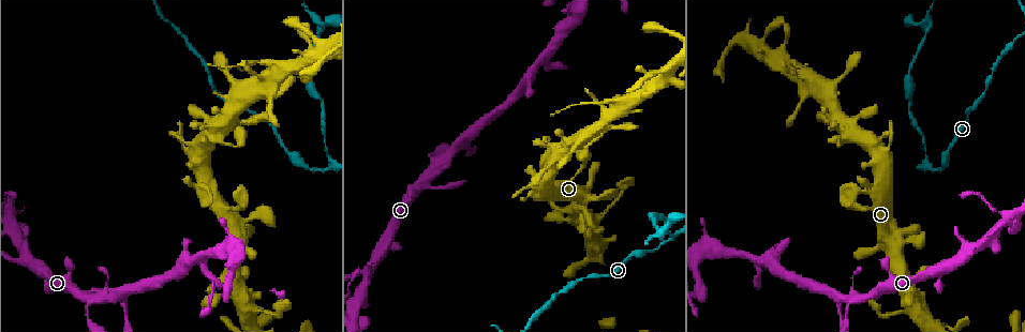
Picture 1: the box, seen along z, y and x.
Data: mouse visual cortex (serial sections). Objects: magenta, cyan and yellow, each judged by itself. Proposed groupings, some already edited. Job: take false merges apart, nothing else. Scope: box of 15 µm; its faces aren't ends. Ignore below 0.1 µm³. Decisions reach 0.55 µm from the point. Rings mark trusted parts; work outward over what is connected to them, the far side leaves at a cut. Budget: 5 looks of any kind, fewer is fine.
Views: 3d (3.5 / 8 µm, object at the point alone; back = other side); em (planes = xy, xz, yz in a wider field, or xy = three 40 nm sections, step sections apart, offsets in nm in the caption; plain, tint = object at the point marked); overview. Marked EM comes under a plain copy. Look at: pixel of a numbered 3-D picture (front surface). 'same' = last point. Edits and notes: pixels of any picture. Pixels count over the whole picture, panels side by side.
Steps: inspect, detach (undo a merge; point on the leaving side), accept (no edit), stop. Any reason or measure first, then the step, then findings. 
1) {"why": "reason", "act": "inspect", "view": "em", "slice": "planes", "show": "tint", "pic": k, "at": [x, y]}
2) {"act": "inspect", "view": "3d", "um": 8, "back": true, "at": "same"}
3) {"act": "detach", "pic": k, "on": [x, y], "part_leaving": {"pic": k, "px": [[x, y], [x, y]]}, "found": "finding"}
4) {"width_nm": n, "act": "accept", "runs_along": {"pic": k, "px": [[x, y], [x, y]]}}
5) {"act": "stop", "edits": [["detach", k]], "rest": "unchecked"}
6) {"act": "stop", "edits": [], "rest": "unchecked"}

{"why": "three-way junction", "act": "inspect", "view": "3d", "um": 3.5, "pic": 1, "at": [360, 304]}

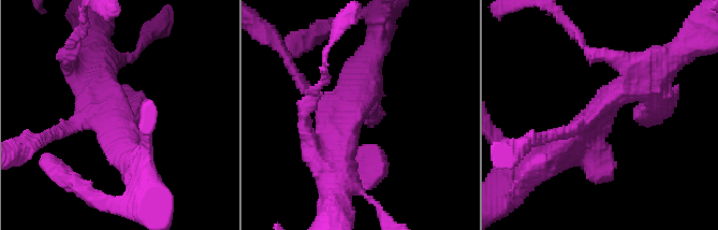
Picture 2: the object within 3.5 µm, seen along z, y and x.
{"why": "need the tissue", "act": "inspect", "view": "em", "slice": "xy", "step": 2, "show": "tint", "pic": 2, "at": [355, 102]}

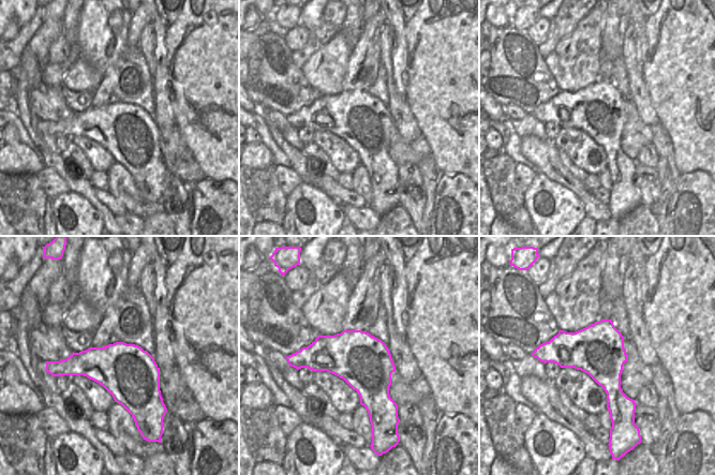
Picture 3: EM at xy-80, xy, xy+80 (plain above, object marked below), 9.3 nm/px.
{"act": "accept", "runs_along": {"pic": 2, "px": [[543, 164], [643, 78]]}, "found": "one cell here"}

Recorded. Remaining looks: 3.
{"why": "arms part here", "act": "inspect", "view": "3d", "um": 8, "pic": 1, "at": [859, 298]}

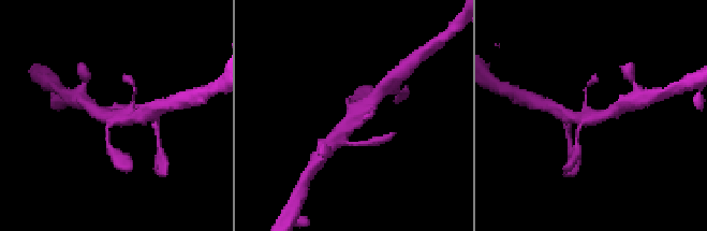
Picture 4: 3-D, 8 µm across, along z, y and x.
{"act": "inspect", "view": "3d", "um": 3.5, "pic": 4, "at": [593, 117]}

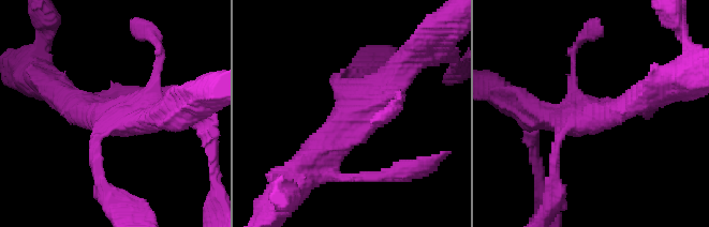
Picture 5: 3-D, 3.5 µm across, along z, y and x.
{"act": "accept", "runs_along": {"pic": 5, "px": [[307, 161], [366, 97], [405, 65]]}, "found": "continuous, no second cell"}

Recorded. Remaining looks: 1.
{"act": "stop", "edits": [], "rest": "unchecked"}

